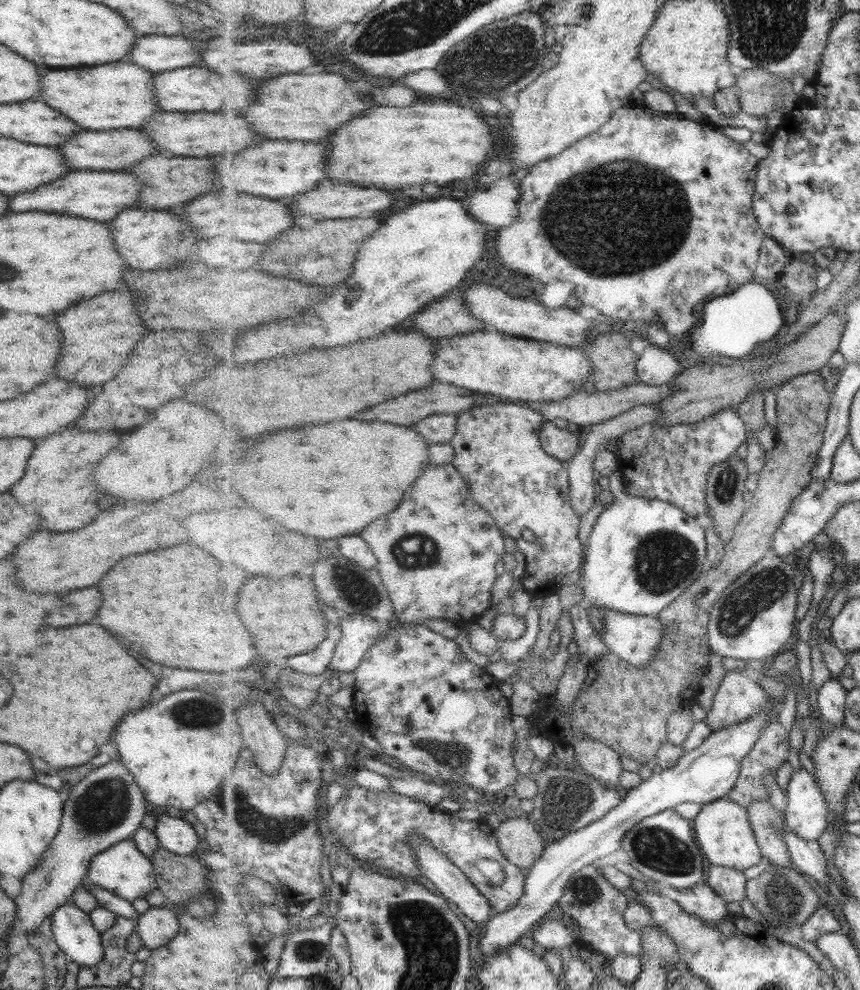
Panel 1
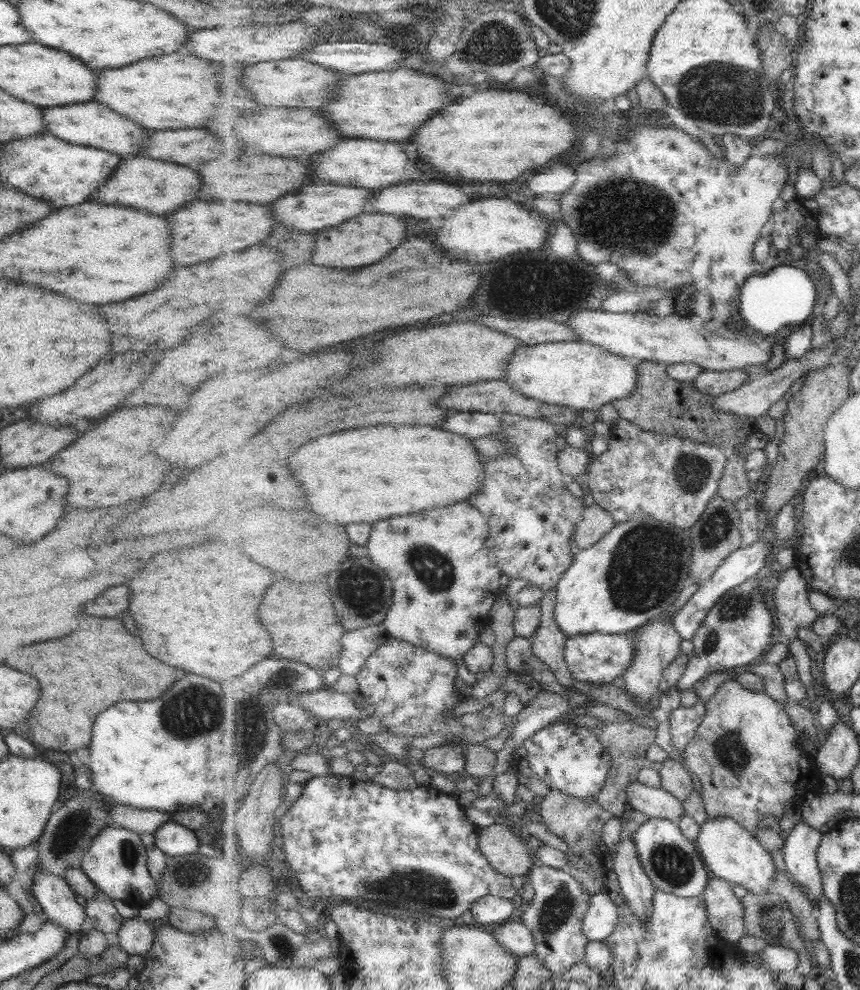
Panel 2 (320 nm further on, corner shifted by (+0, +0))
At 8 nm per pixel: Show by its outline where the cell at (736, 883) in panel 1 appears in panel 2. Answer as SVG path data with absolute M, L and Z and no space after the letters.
M713 876L702 897L706 900L707 908L710 911L710 921L714 925L717 934L723 936L731 944L738 944L747 933L744 919L744 904L741 898L735 896L733 884L727 880Z

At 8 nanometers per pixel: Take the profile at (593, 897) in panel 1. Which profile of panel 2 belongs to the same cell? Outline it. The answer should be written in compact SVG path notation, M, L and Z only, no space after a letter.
M537 863L530 870L527 880L533 886L535 895L521 920L535 937L535 956L551 973L564 972L586 959L587 946L591 941L583 933L583 919L589 910L592 896L569 871L549 865Z

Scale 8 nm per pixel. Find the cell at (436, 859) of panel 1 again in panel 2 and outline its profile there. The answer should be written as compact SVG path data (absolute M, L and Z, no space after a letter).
M487 895L473 903L471 913L475 925L497 924L497 922L504 924L507 918L513 916L515 909L511 899Z

